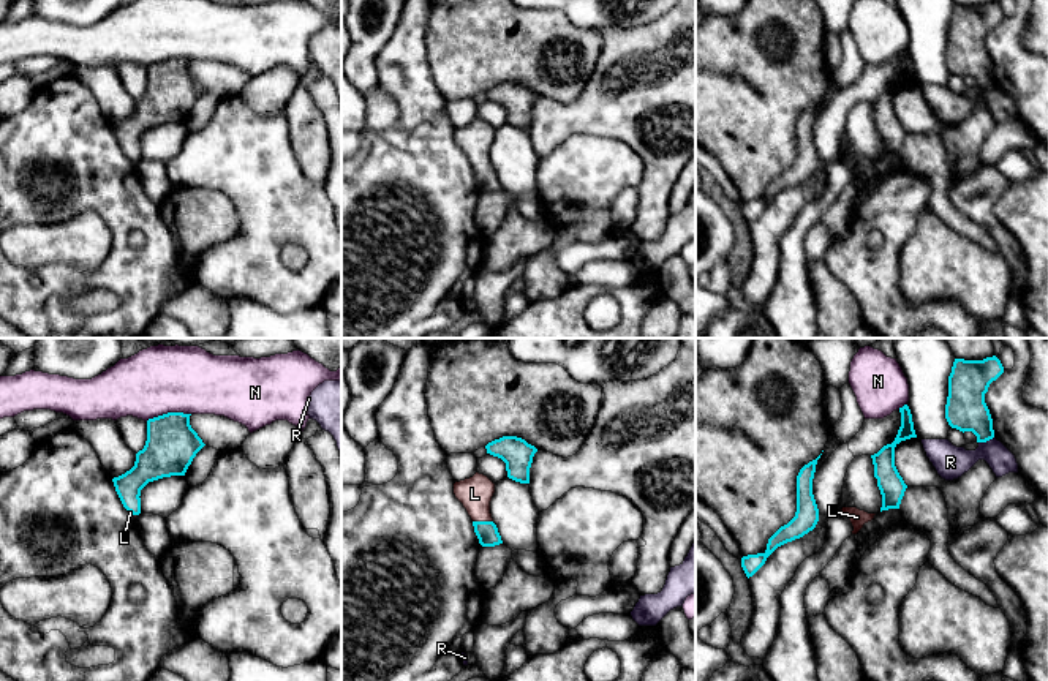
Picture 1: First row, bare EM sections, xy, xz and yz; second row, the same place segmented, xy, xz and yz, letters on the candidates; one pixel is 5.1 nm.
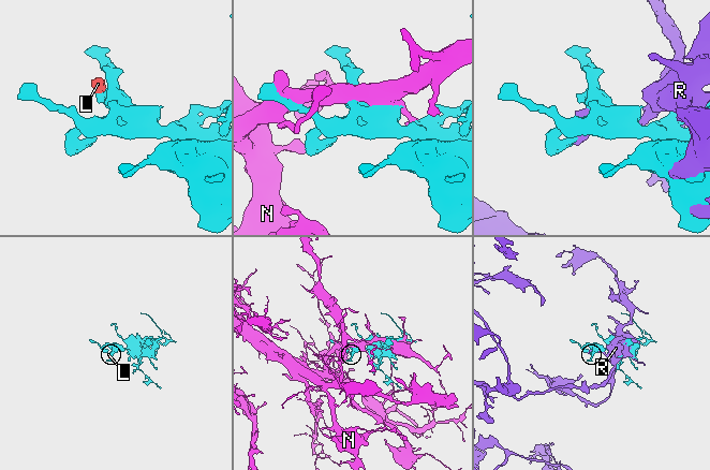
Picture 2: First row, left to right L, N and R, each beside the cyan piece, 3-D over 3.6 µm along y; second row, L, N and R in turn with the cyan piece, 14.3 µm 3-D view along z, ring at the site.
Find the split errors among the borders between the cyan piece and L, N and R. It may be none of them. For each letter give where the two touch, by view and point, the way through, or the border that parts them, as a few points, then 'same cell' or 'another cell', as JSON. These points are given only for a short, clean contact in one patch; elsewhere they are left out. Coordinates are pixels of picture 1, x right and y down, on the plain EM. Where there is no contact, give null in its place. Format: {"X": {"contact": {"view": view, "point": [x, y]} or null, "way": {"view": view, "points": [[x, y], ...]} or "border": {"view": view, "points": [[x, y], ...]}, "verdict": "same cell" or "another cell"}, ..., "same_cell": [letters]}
{"L": {"contact": {"view": "xz", "point": [482, 168]}, "verdict": "same cell"}, "N": {"contact": {"view": "xy", "point": [168, 59]}, "verdict": "another cell"}, "R": {"contact": {"view": "yz", "point": [985, 87]}, "verdict": "another cell"}, "same_cell": ["L"]}

